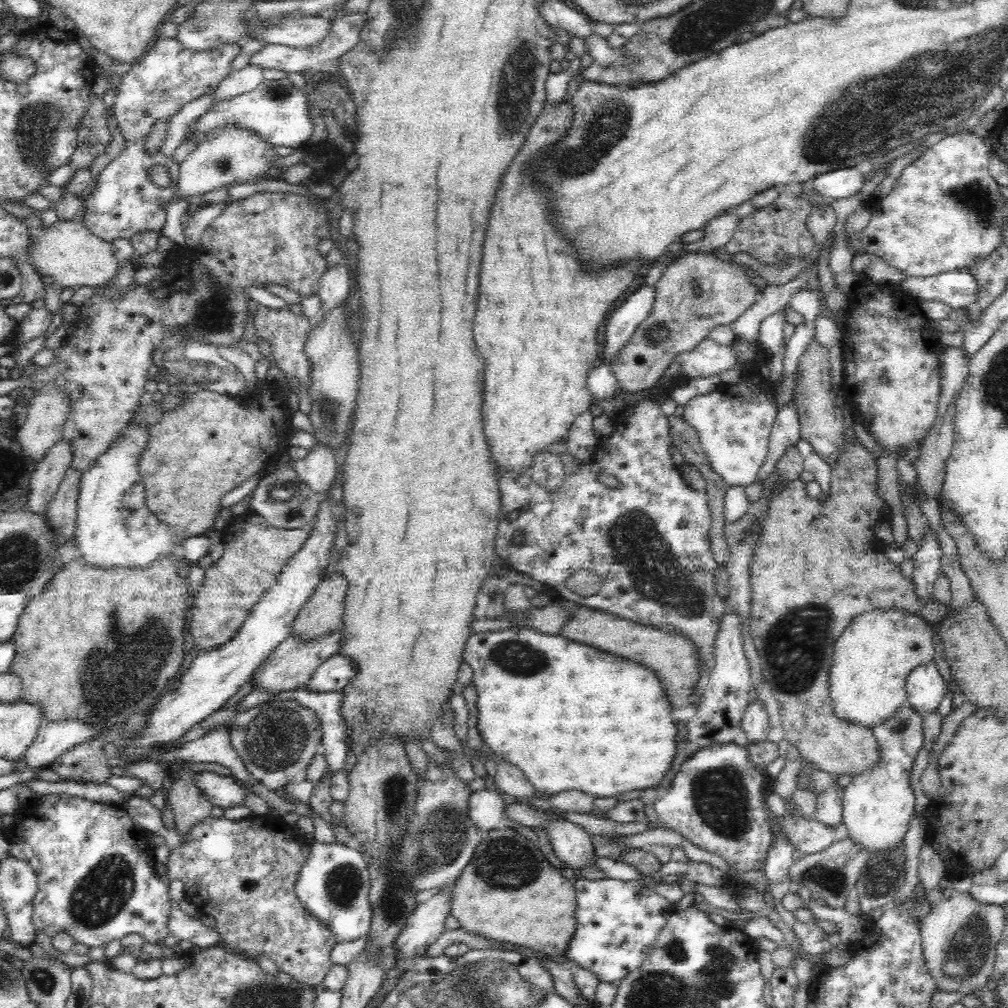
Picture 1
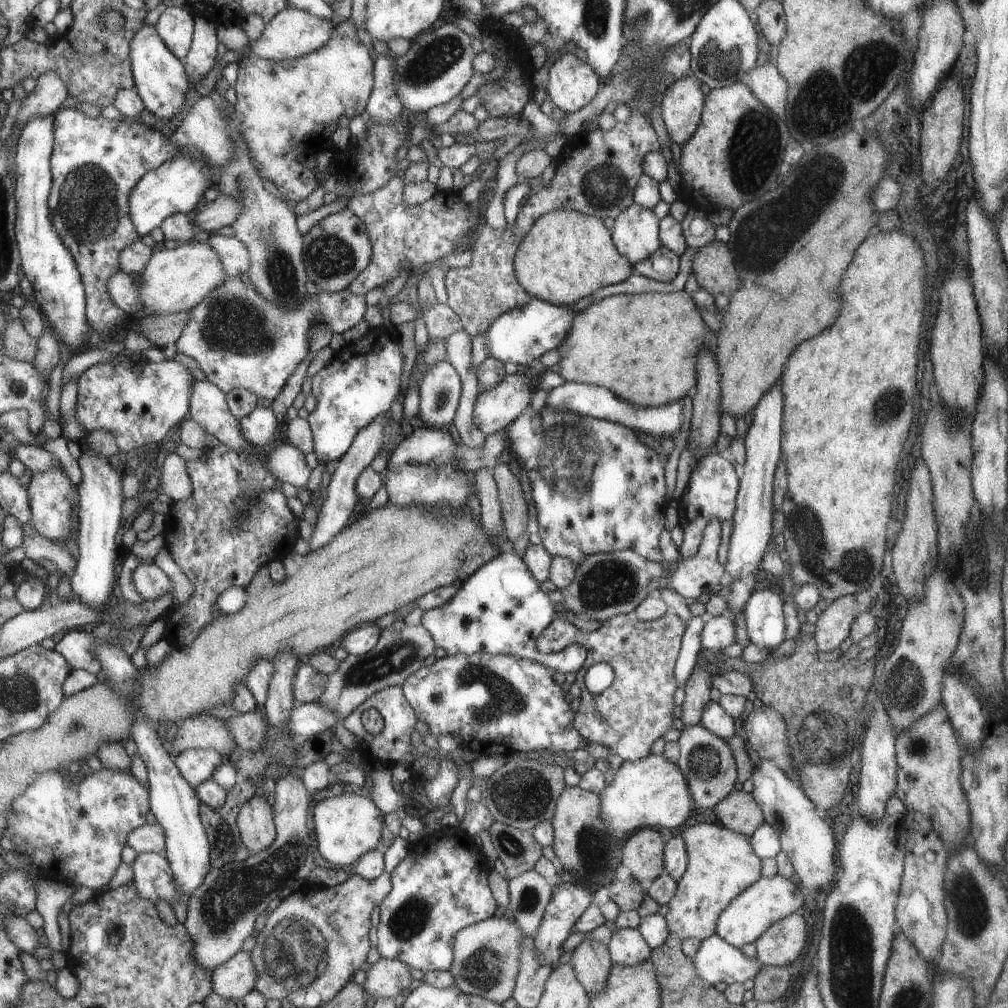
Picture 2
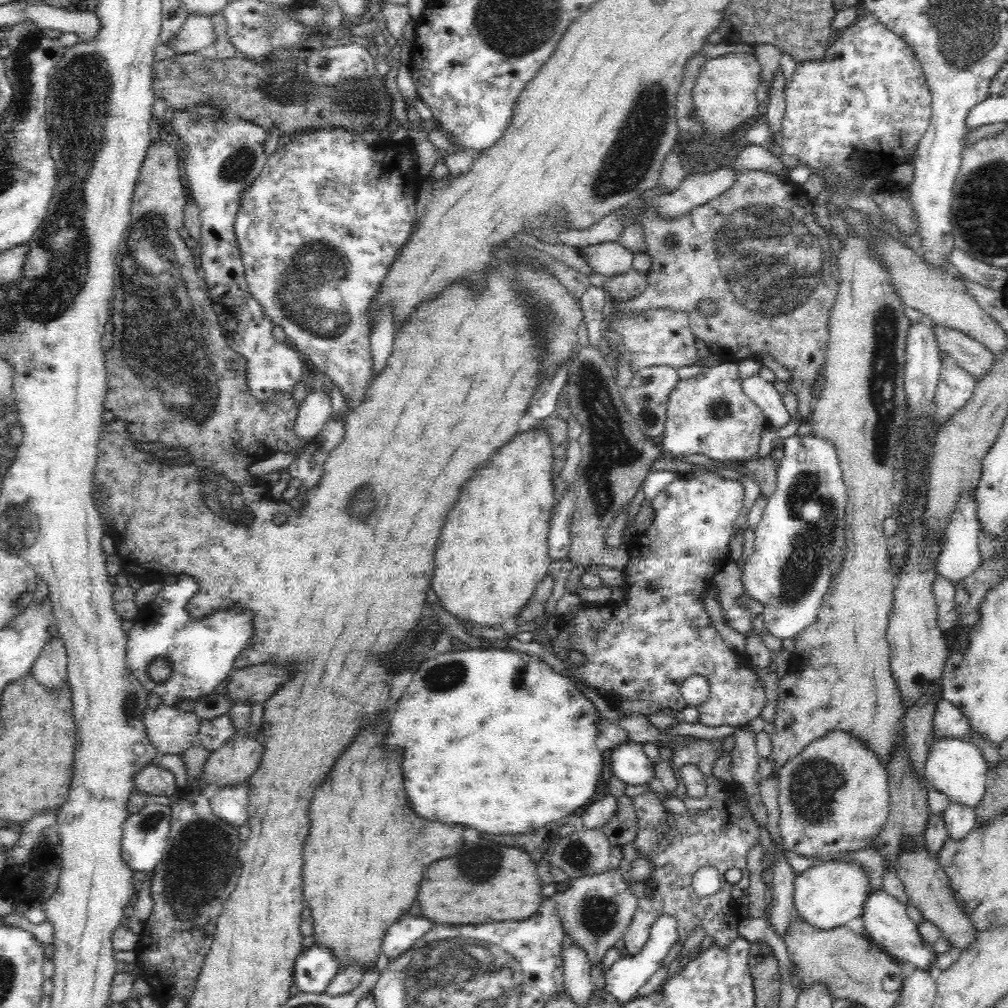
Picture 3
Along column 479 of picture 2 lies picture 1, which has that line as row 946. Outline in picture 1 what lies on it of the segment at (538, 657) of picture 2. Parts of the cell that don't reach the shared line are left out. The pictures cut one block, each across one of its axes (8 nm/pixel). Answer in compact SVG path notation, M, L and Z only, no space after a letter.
M608 877L599 880L579 878L574 887L577 898L576 933L565 957L594 973L599 982L617 983L633 971L636 972L649 958L656 938L665 927L667 919L676 911L674 904L642 881L624 882Z

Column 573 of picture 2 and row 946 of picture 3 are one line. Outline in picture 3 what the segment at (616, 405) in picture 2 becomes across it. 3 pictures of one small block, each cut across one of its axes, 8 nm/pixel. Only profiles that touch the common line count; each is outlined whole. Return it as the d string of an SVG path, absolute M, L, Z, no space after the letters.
M402 916L396 924L392 924L386 932L382 953L389 961L396 960L404 952L412 949L416 942L428 933L432 928L432 922L422 916Z

